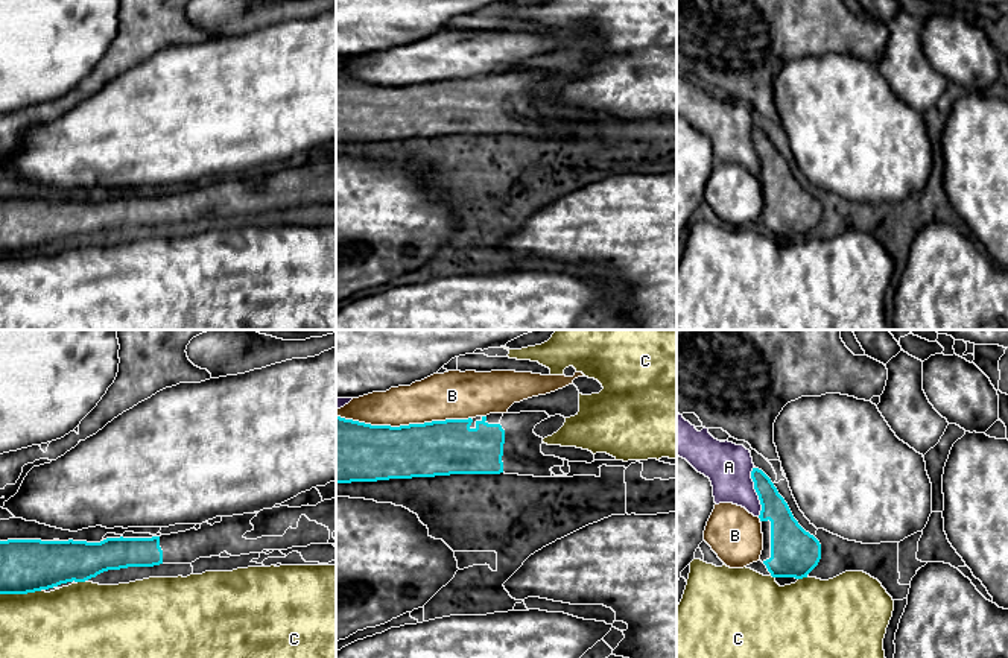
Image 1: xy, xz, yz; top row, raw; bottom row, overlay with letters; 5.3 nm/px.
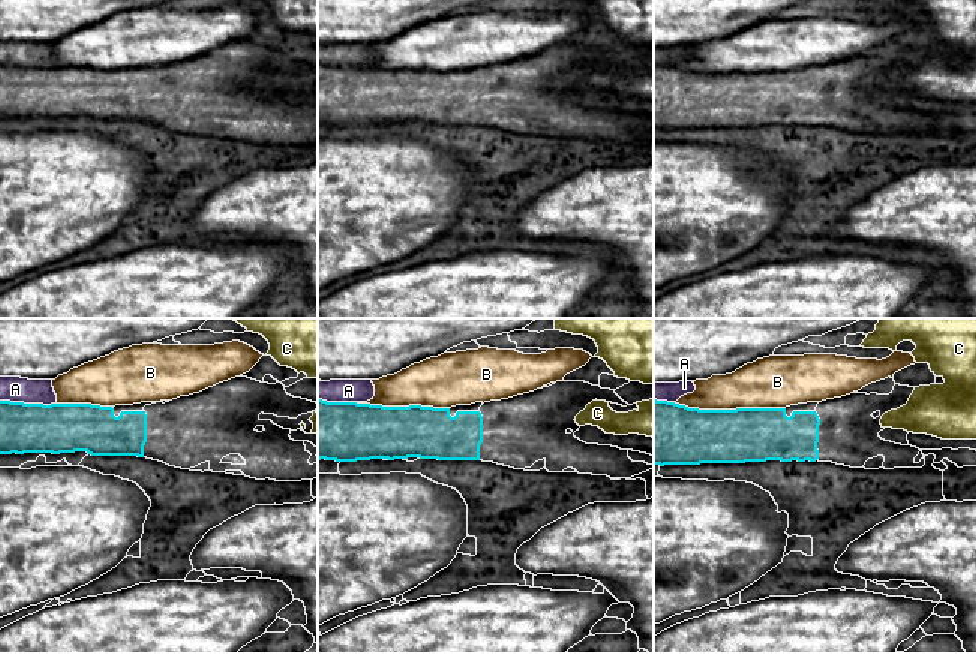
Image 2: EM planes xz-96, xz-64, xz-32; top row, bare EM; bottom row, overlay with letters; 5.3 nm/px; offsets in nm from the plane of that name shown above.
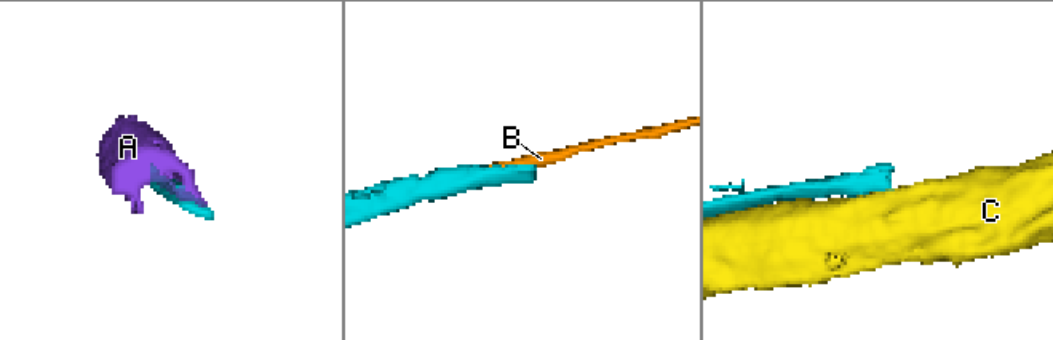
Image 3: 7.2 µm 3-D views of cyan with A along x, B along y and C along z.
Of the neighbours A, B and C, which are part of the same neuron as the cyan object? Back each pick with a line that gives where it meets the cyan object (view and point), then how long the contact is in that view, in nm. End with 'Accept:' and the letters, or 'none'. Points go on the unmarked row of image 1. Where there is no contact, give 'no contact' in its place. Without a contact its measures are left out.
Accept: none

